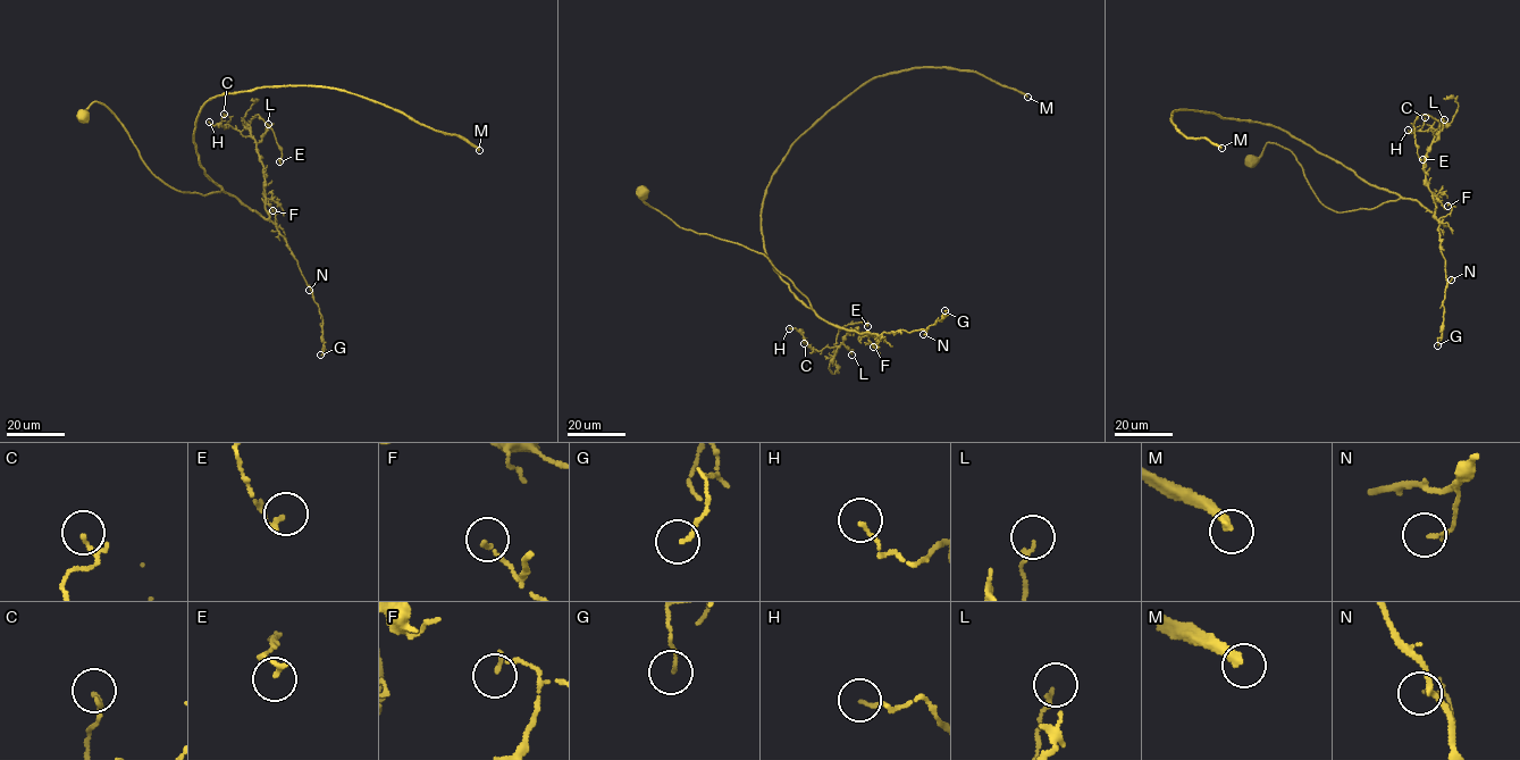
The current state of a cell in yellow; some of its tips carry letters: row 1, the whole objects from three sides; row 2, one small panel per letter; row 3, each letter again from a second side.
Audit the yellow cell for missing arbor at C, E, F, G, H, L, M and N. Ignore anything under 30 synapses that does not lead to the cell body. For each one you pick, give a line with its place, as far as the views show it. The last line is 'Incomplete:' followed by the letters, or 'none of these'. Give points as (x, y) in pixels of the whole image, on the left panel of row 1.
M: place (479, 150)
Incomplete: M

